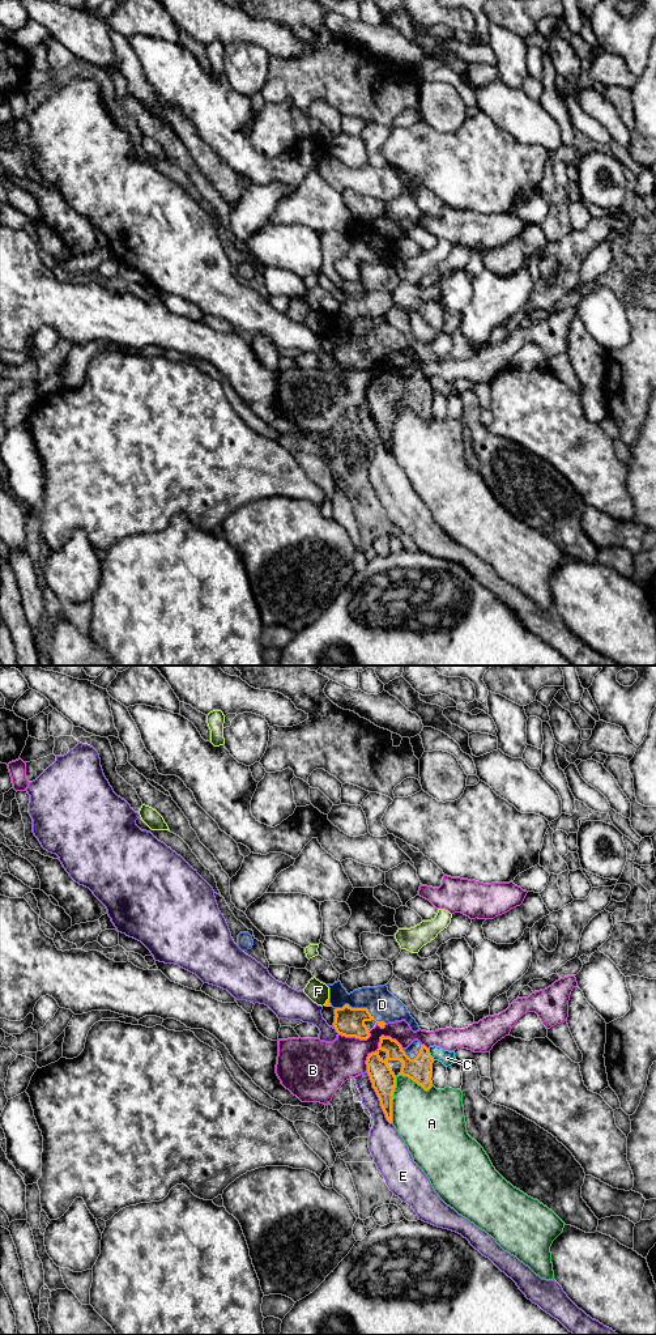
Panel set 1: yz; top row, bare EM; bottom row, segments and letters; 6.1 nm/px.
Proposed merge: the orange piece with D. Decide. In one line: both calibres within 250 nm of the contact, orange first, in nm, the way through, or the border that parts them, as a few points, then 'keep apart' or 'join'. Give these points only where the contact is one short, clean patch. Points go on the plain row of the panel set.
calibres 180 and 180 nm; join

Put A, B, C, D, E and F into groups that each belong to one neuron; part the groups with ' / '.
A / B / C / D / E / F

